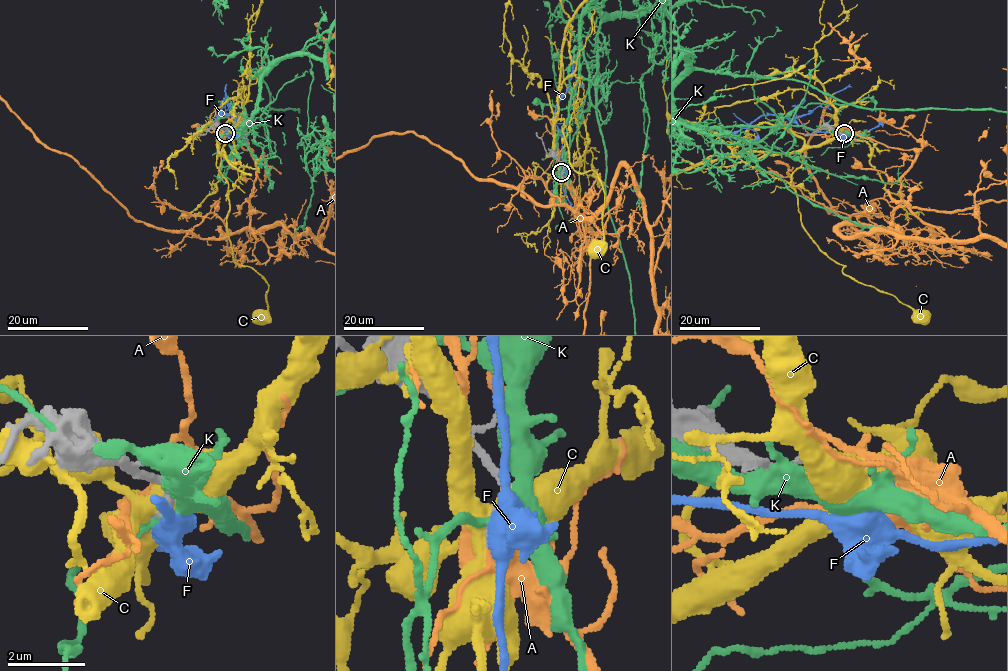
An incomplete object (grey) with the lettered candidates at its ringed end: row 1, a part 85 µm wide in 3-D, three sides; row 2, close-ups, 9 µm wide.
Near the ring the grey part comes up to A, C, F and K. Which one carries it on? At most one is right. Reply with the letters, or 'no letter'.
A

